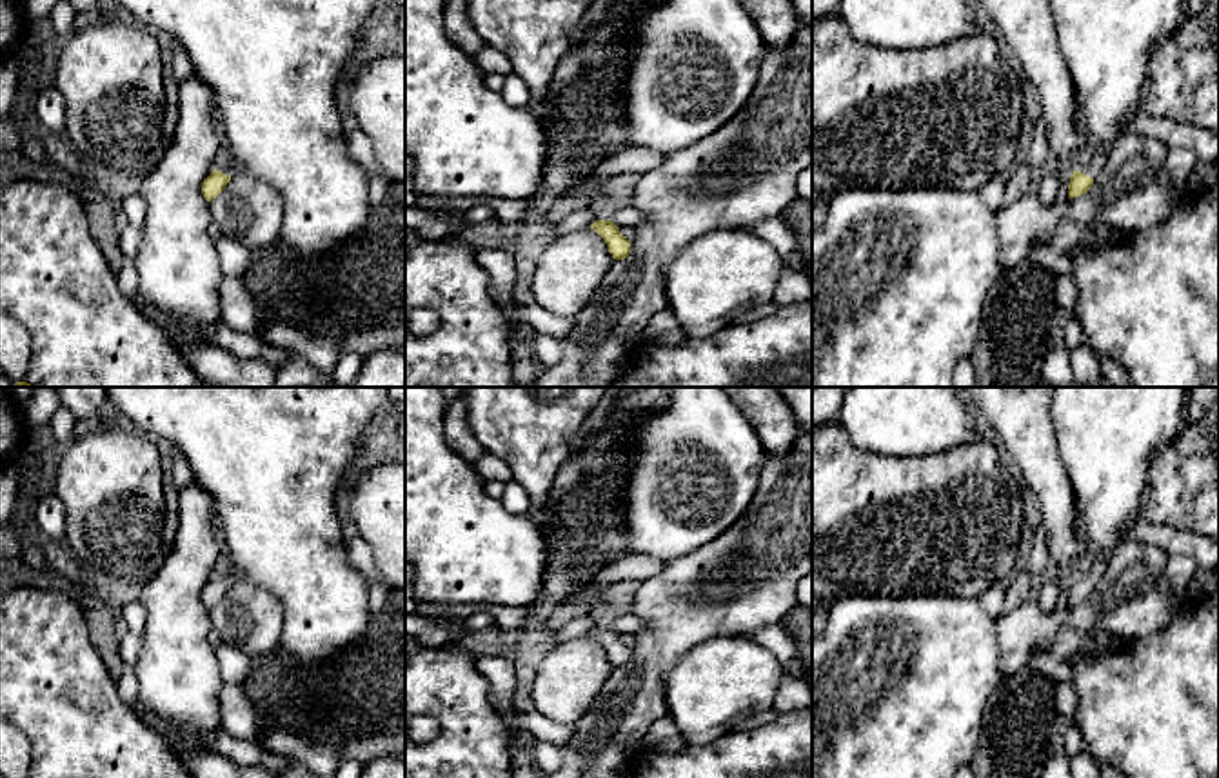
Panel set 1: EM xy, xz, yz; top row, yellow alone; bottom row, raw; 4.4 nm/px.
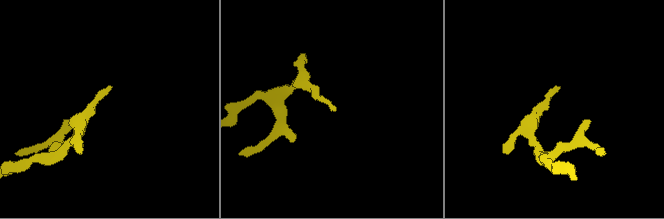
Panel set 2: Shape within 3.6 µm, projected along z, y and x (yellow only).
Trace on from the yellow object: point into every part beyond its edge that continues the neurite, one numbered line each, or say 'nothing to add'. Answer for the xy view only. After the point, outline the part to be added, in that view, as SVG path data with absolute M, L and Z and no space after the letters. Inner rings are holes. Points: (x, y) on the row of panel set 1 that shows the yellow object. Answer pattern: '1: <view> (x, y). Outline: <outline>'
1: xy (273, 66). Outline: M116 0L129 20L147 27L160 29L182 45L191 58L194 75L213 91L218 131L229 149L231 164L222 171L227 176L251 175L271 184L282 196L285 214L282 227L282 244L305 258L329 253L349 240L367 224L371 204L367 198L369 171L351 158L345 140L343 118L334 100L336 84L345 76L345 67L358 49L358 38L372 9L383 0Z

